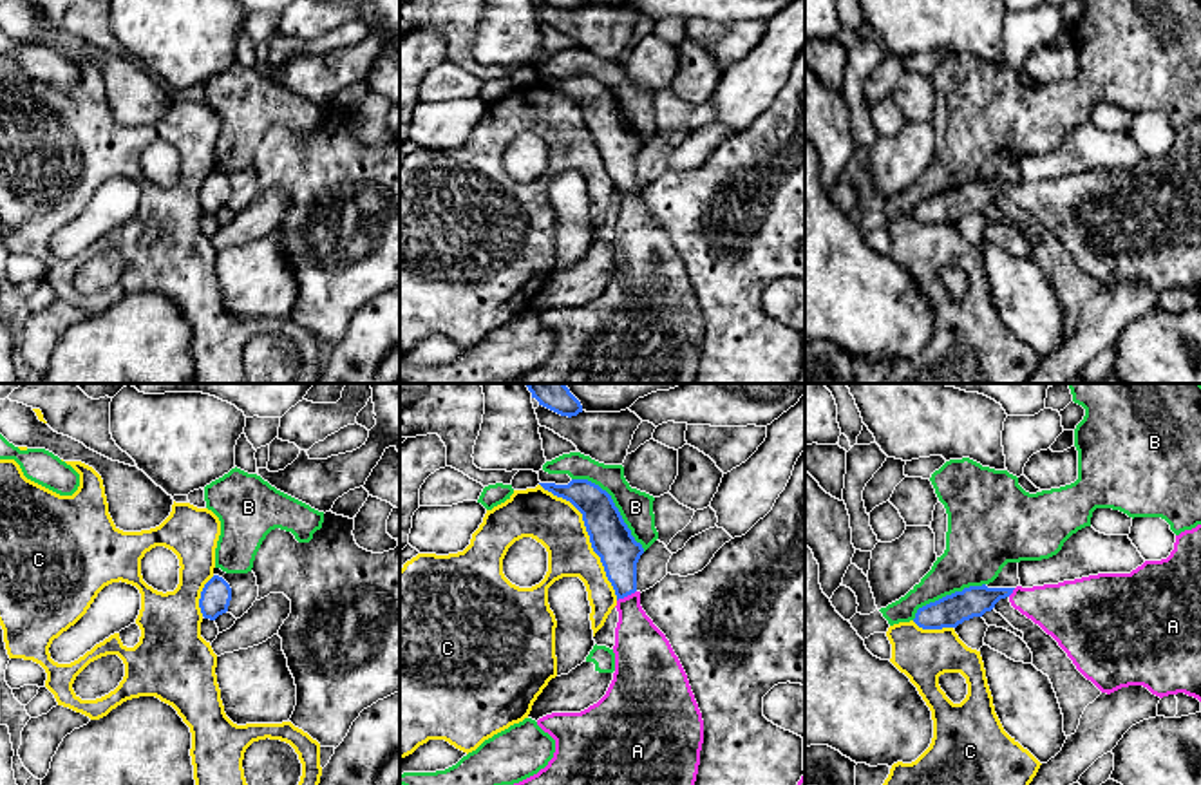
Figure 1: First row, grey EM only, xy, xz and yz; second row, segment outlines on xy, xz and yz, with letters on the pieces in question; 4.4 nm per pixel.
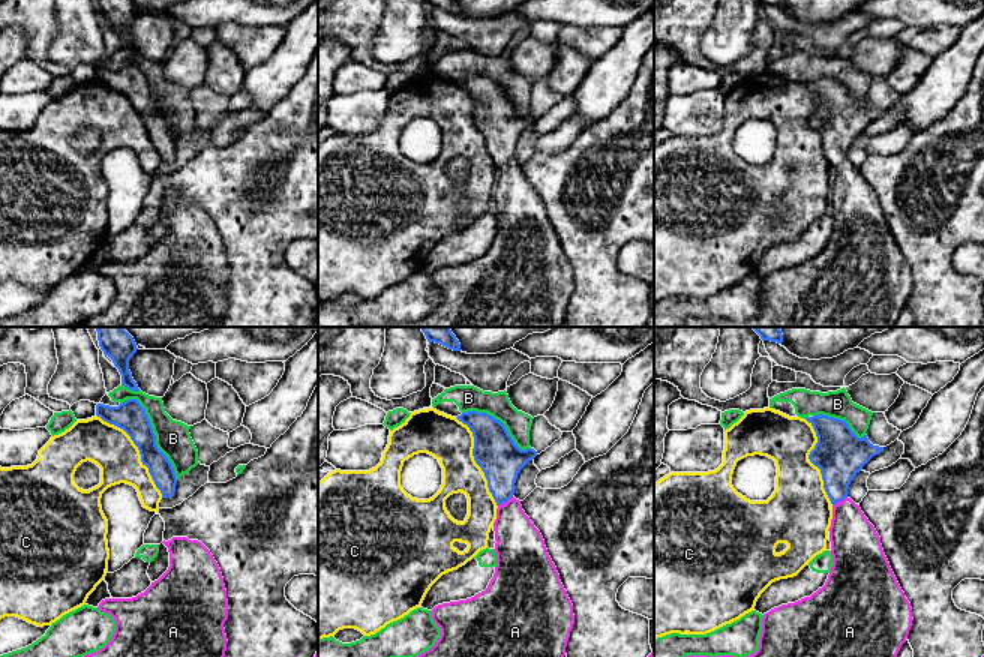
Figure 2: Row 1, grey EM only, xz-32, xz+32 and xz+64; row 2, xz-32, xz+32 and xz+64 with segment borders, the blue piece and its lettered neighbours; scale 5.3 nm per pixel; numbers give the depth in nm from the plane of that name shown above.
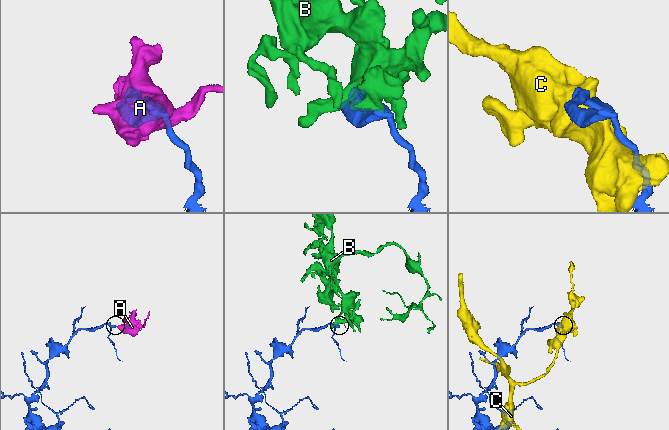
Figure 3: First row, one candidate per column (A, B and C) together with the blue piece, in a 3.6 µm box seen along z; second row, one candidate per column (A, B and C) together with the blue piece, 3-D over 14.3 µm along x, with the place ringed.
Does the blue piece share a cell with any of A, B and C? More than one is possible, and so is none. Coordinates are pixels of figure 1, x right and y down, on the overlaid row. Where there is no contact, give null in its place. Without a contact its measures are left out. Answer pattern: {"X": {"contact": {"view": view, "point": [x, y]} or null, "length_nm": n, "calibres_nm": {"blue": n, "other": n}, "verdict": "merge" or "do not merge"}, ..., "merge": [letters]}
{"A": {"contact": {"view": "xz", "point": [626, 595]}, "length_nm": 100, "calibres_nm": {"blue": 180, "other": 240}, "verdict": "merge"}, "B": {"contact": {"view": "xz", "point": [614, 505]}, "length_nm": 460, "calibres_nm": {"blue": 180, "other": 150}, "verdict": "do not merge"}, "C": {"contact": {"view": "xz", "point": [588, 534]}, "length_nm": 600, "calibres_nm": {"blue": 180, "other": 220}, "verdict": "do not merge"}, "merge": ["A"]}

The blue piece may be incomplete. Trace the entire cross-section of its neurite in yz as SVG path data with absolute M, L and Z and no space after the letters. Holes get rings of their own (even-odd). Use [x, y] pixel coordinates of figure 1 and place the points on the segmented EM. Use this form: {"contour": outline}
{"contour": "M1201 525L1176 535L1167 559L1130 573L1098 573L1033 588L969 586L917 610L922 629L957 628L991 611L1000 599L1038 624L1102 693L1143 686L1163 698L1185 693L1201 702Z"}

